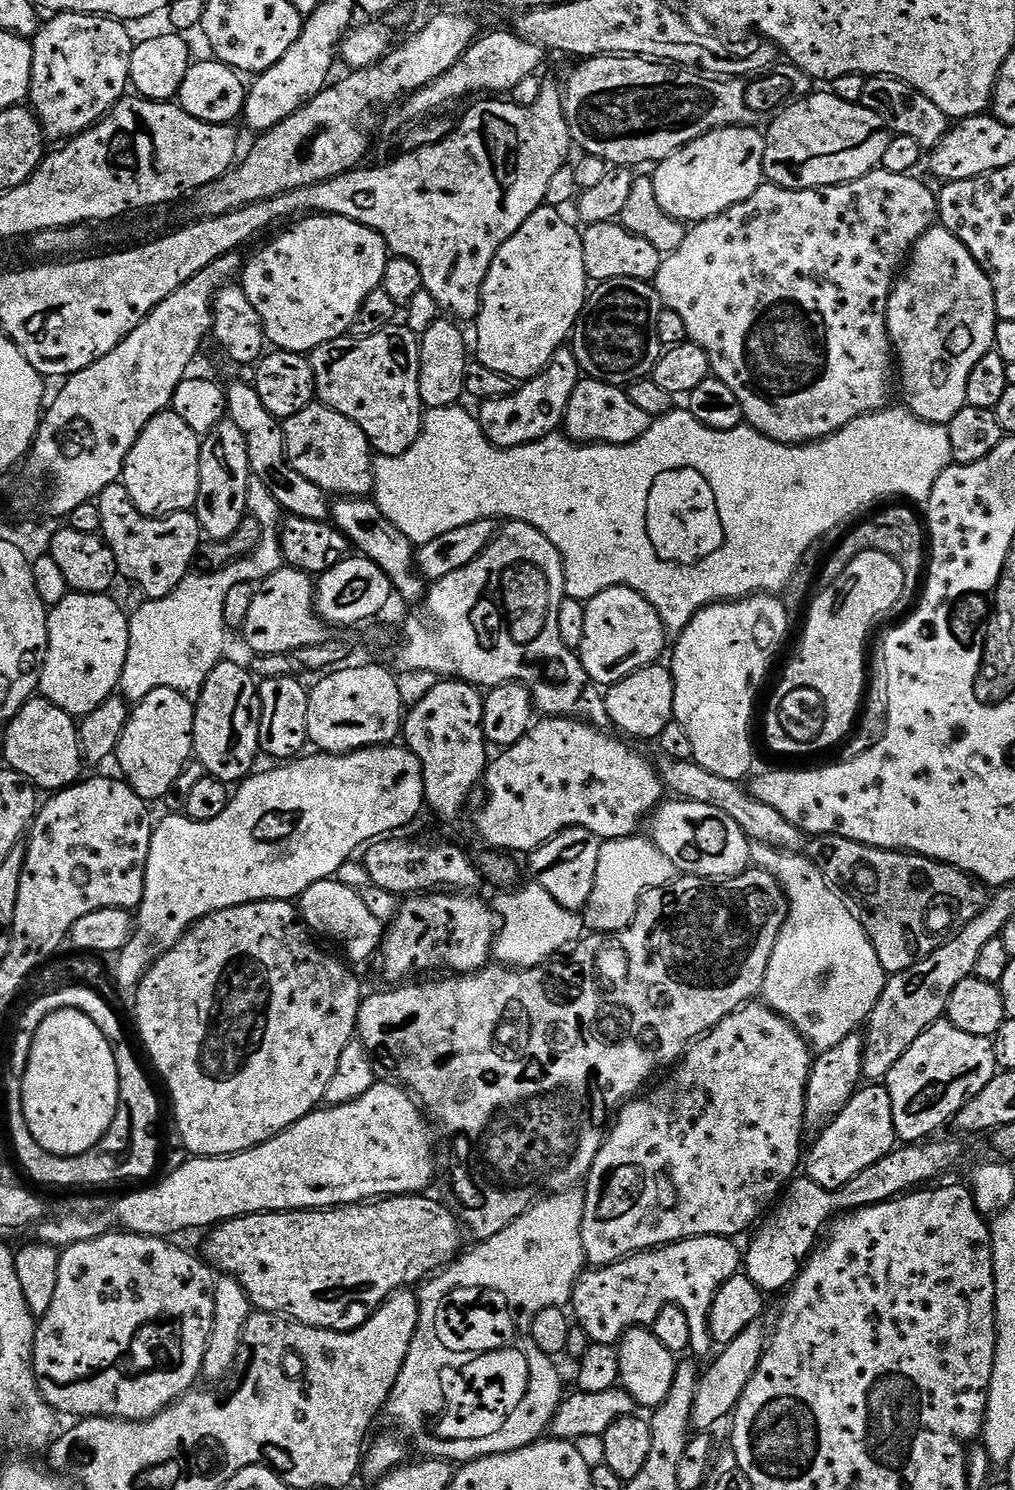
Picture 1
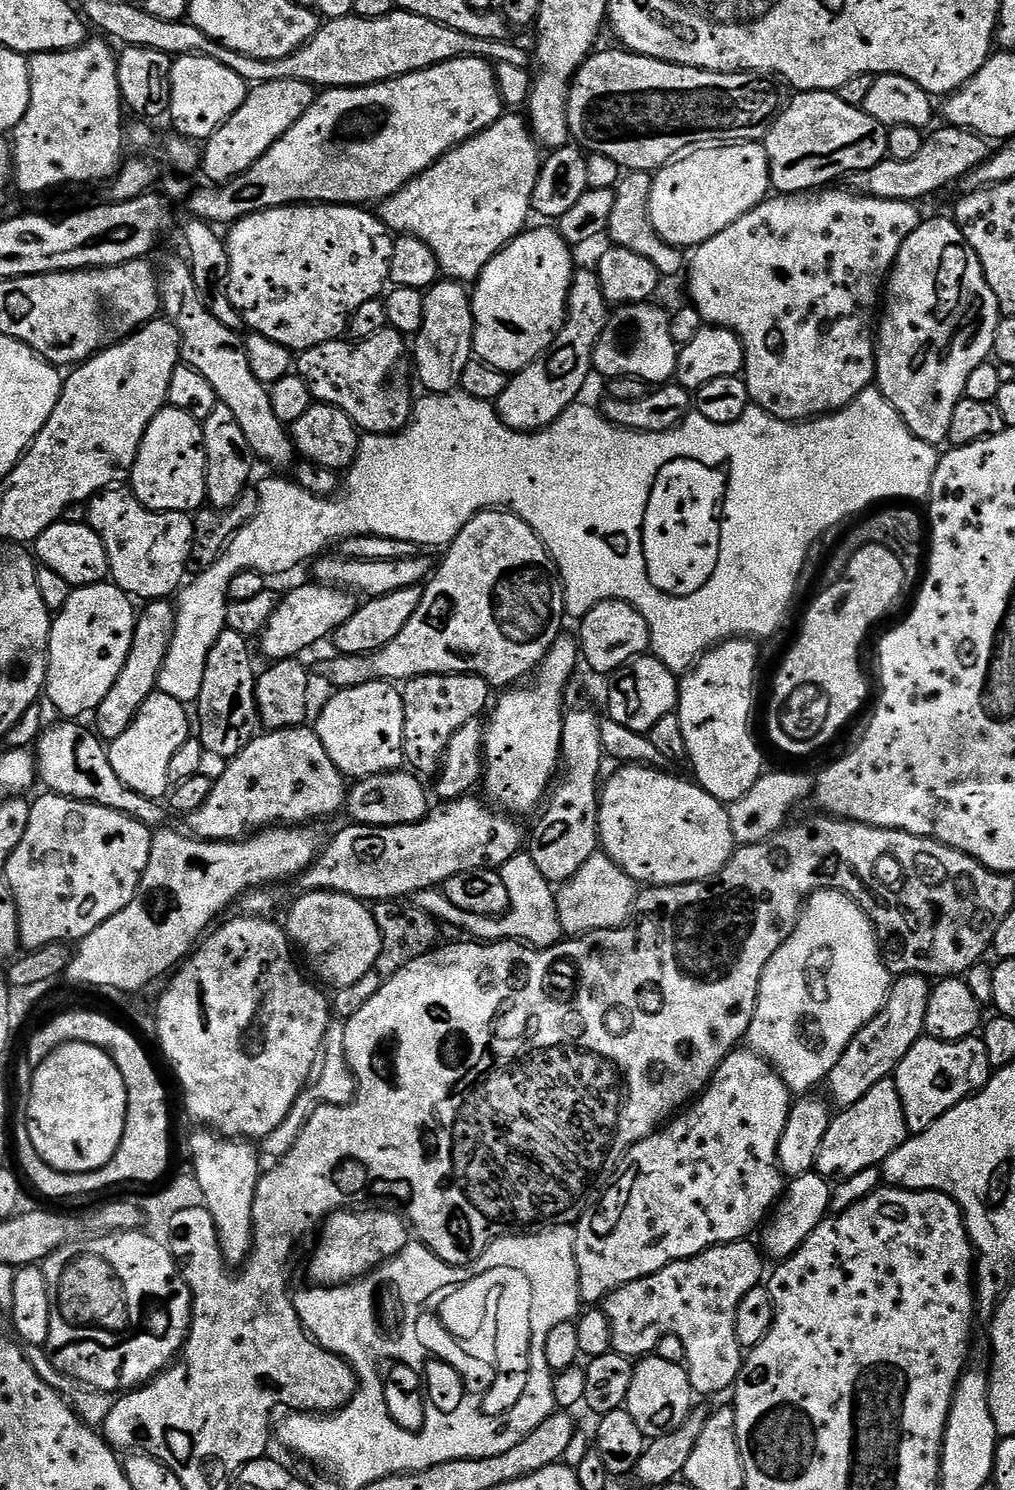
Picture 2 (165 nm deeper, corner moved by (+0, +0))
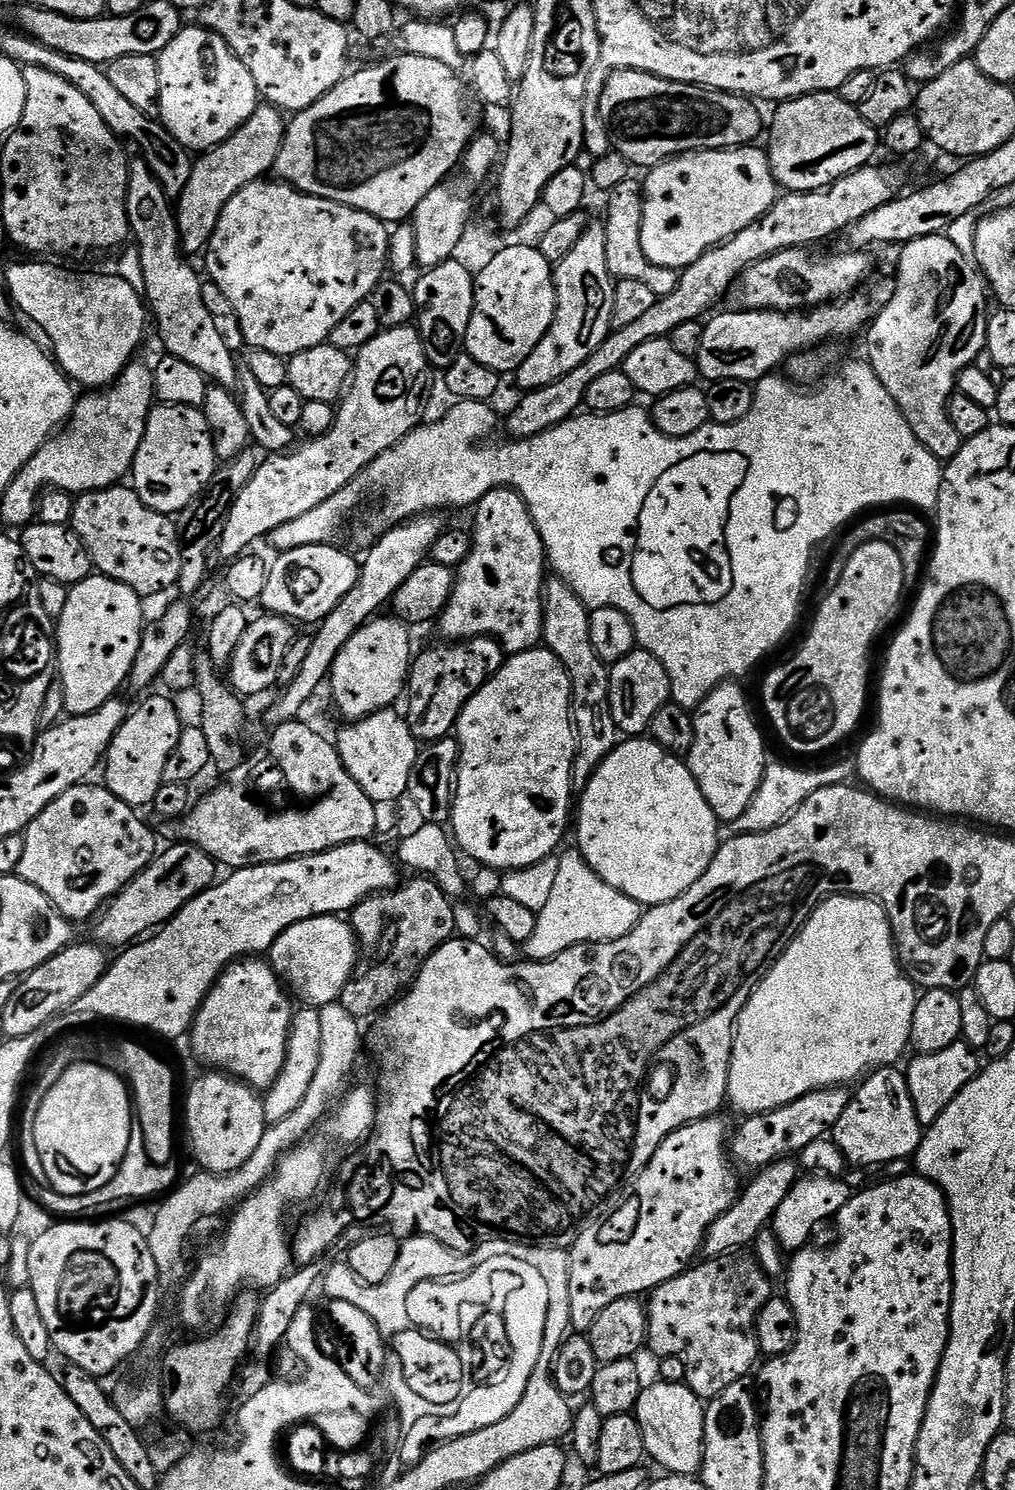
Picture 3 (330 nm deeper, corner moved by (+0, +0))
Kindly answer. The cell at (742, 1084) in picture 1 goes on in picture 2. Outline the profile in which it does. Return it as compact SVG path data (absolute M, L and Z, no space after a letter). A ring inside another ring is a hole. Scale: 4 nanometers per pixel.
M737 1050L730 1053L722 1062L722 1066L718 1066L712 1083L700 1093L691 1107L681 1111L675 1119L665 1123L663 1127L647 1136L642 1142L638 1142L626 1153L614 1179L575 1225L576 1261L578 1262L578 1286L581 1301L588 1306L599 1305L611 1292L638 1278L646 1278L674 1262L702 1254L707 1248L714 1248L718 1244L733 1244L736 1240L751 1237L753 1235L751 1232L756 1227L757 1231L769 1219L774 1205L786 1188L786 1177L781 1172L778 1162L778 1142L782 1138L782 1130L786 1130L786 1122L793 1103L793 1093L788 1091L784 1085L784 1079L777 1074L775 1068L767 1060L751 1050Z

